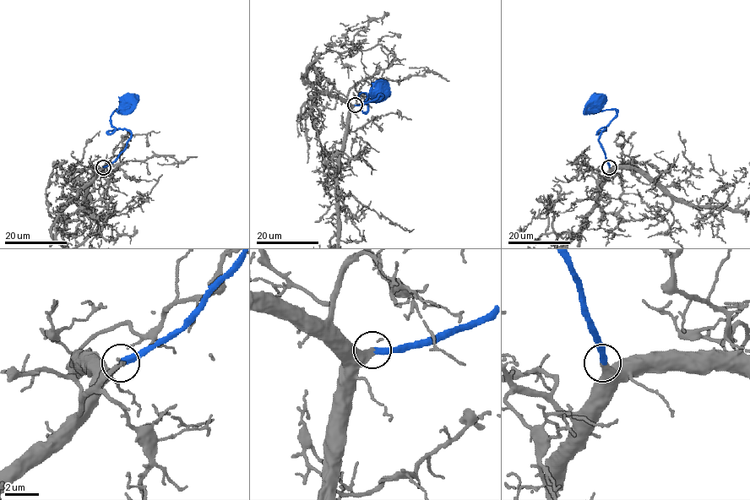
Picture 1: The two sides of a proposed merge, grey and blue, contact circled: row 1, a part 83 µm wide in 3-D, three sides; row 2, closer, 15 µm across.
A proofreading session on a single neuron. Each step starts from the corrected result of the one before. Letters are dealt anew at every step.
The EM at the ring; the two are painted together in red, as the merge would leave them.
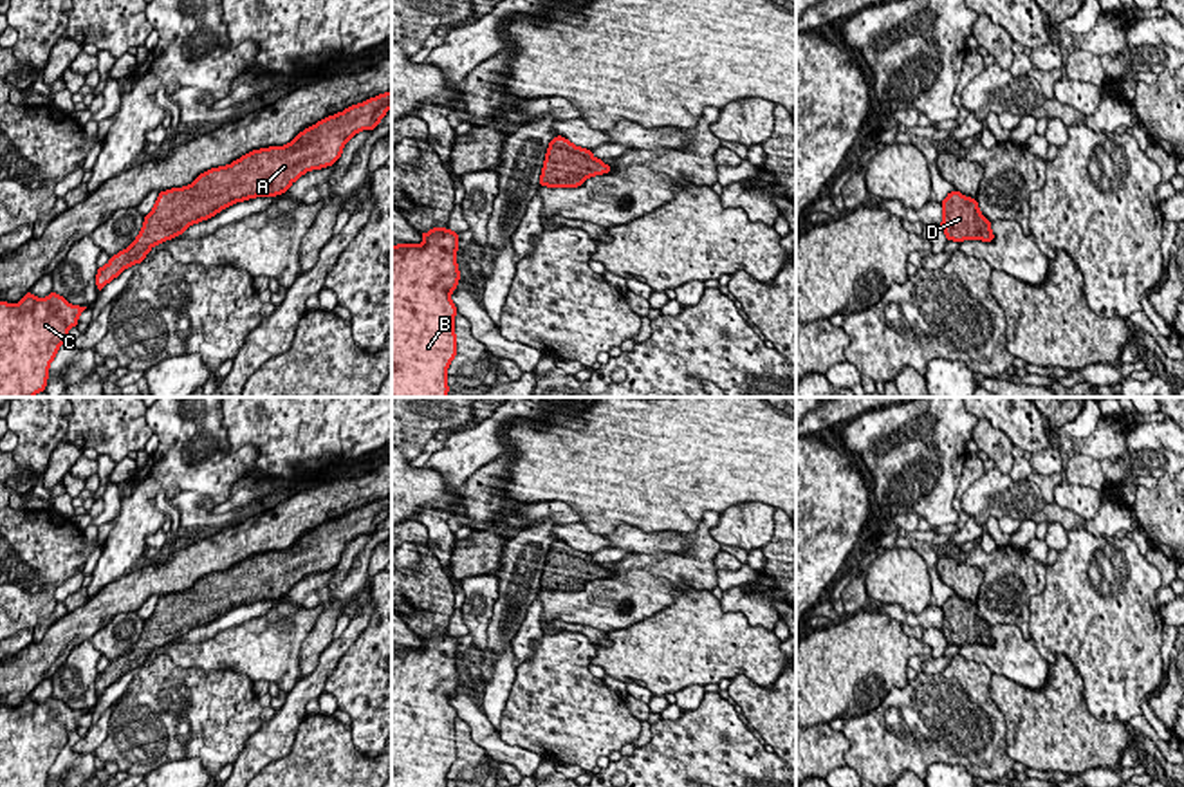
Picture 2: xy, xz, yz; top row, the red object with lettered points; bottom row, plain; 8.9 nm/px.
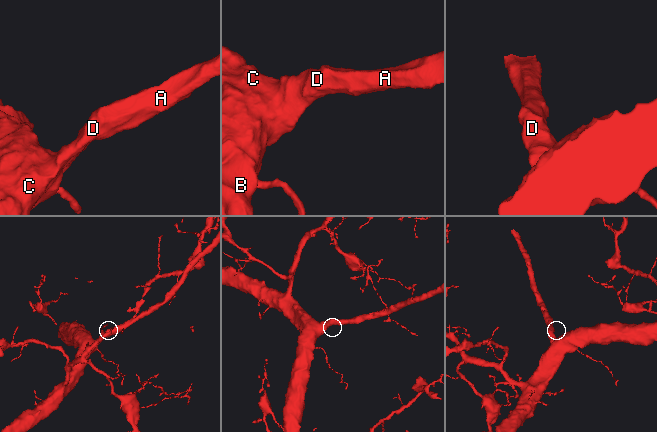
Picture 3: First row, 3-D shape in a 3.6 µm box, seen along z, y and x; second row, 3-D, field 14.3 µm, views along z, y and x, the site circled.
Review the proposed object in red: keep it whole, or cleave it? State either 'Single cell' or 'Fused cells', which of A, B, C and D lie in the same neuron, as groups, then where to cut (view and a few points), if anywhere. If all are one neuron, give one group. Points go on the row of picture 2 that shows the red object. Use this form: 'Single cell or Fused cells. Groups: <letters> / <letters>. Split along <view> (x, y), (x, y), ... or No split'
Single cell. Groups: A B C D. No split

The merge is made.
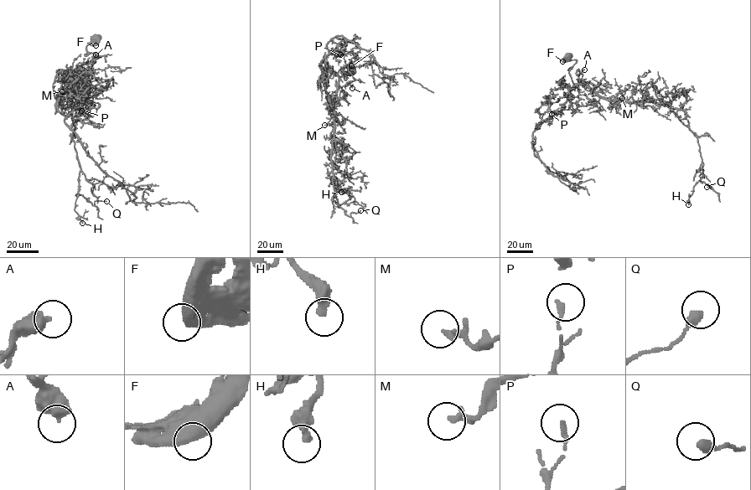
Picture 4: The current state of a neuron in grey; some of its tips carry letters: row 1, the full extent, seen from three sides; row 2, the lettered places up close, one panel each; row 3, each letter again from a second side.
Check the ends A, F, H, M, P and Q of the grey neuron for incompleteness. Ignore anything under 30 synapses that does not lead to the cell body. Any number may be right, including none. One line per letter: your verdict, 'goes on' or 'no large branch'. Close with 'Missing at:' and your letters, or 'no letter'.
A: no large branch
F: no large branch
H: no large branch
M: no large branch
P: no large branch
Q: no large branch
Missing at: no letter

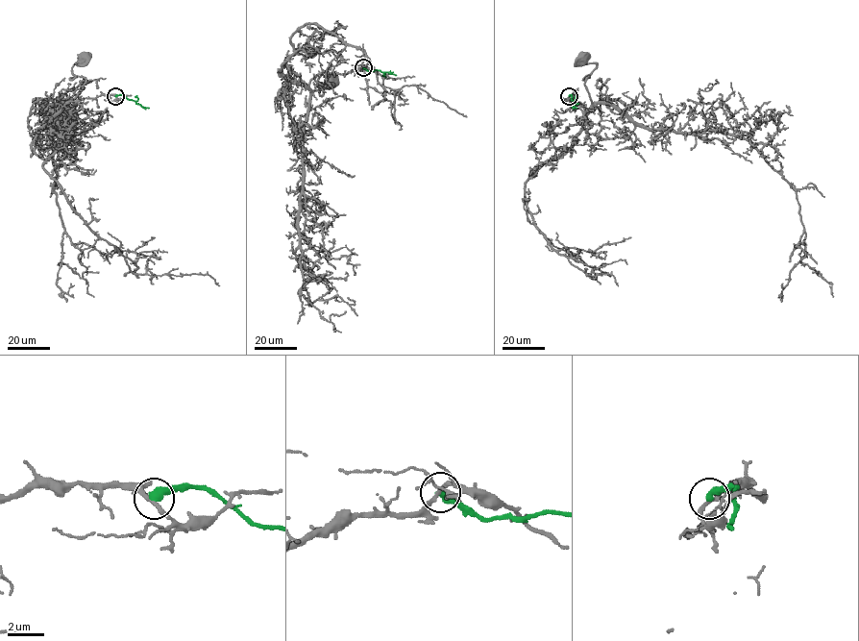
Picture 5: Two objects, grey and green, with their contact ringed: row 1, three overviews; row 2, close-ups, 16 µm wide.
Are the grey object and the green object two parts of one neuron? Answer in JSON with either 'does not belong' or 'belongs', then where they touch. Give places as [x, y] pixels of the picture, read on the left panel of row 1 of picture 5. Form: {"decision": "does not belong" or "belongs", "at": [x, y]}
{"decision": "does not belong", "at": [115, 96]}

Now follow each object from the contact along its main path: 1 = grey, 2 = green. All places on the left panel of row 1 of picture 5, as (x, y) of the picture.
1: (115, 96), (68, 101), (61, 109), (85, 82), (85, 78), (70, 78), (75, 77), (73, 65), (85, 58)
2: (115, 96), (123, 95), (149, 108)

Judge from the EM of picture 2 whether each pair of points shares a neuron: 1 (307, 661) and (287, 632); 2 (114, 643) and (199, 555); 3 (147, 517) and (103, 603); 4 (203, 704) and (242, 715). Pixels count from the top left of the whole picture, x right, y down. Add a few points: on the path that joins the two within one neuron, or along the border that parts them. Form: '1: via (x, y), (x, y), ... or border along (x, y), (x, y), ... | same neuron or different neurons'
1: border along (322, 614), (302, 645), (298, 677) | different neurons
2: border along (136, 611), (120, 611), (98, 632) | different neurons
3: border along (132, 567), (89, 598) | different neurons
4: via (212, 713), (233, 713) | same neuron

